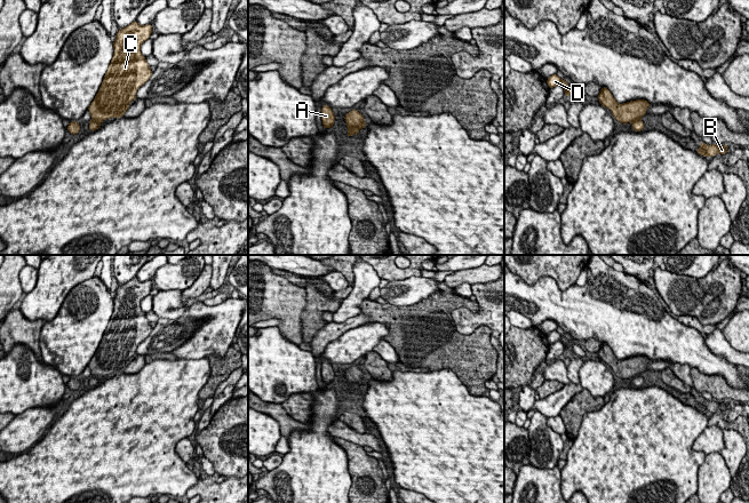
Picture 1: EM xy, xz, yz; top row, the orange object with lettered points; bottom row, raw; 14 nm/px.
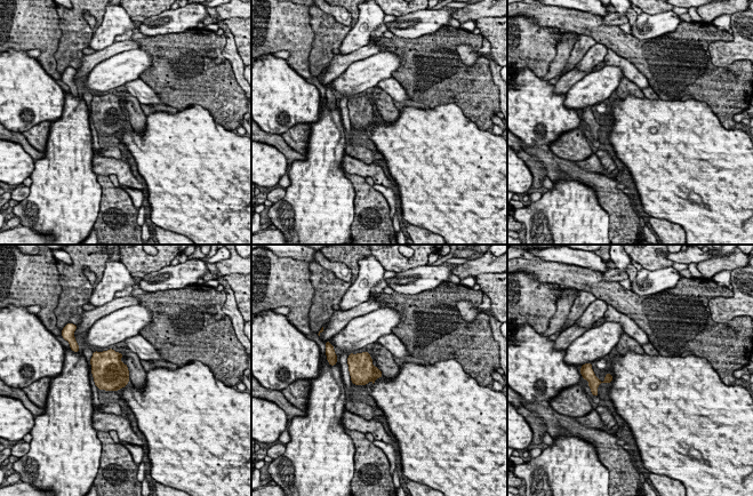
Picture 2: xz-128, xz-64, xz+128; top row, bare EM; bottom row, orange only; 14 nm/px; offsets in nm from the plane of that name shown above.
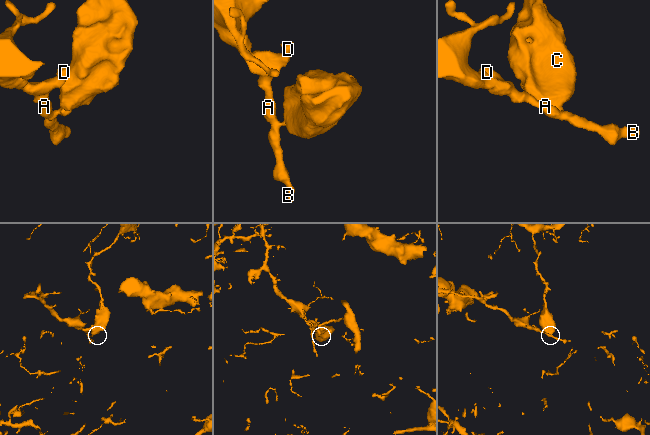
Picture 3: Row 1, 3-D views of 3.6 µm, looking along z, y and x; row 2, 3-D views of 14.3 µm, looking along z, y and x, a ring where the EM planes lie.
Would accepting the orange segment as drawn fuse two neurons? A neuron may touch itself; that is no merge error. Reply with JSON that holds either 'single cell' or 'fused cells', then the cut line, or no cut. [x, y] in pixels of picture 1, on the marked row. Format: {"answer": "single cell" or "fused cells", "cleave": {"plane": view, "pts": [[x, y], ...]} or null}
{"answer": "fused cells", "cleave": {"plane": "xy", "pts": [[92, 119], [98, 122]]}}

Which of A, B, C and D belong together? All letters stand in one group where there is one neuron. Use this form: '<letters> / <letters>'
A B D / C

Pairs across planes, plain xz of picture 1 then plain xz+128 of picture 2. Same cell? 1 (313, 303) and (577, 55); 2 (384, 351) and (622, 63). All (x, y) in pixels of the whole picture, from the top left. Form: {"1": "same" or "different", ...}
{"1": "different", "2": "same"}

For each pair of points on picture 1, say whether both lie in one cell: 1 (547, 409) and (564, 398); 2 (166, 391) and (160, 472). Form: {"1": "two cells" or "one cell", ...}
{"1": "one cell", "2": "one cell"}

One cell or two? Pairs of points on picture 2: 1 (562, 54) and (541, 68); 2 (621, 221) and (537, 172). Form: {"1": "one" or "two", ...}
{"1": "two", "2": "two"}

